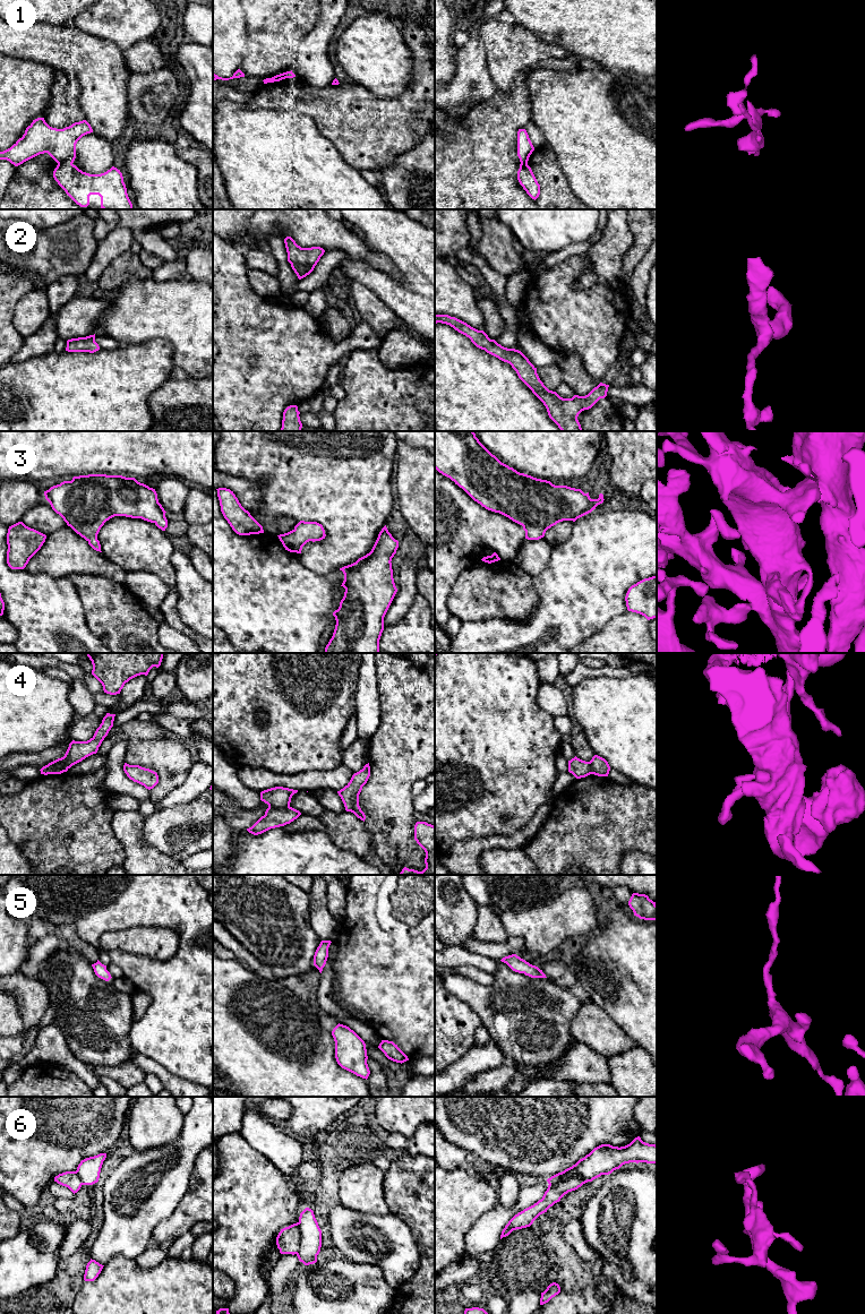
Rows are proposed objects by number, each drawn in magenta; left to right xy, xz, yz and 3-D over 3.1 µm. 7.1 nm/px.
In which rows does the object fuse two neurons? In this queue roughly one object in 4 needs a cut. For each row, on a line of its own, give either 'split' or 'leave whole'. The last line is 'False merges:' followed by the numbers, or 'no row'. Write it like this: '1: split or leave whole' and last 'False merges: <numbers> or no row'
1: split
2: leave whole
3: leave whole
4: split
5: leave whole
6: split
False merges: 1, 4, 6

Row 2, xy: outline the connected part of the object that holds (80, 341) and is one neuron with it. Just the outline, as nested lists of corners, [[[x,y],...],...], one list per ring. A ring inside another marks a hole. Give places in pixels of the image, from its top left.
[[[95,334],[86,337],[71,338],[67,341],[66,351],[68,352],[89,352],[94,353],[100,350],[95,342]]]

